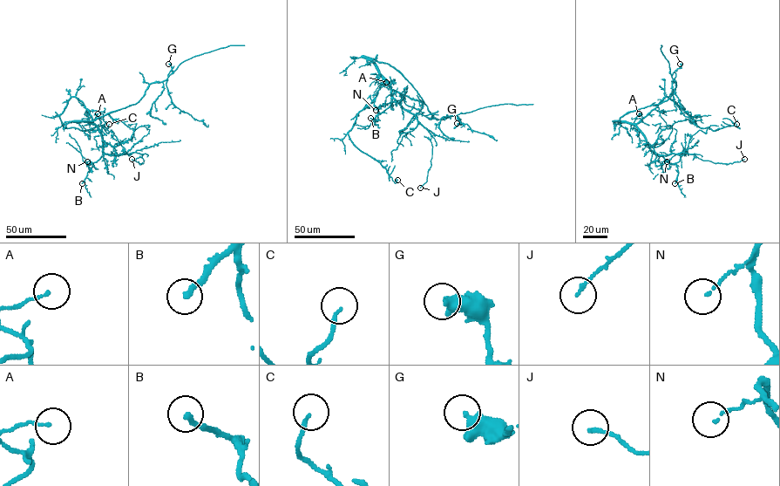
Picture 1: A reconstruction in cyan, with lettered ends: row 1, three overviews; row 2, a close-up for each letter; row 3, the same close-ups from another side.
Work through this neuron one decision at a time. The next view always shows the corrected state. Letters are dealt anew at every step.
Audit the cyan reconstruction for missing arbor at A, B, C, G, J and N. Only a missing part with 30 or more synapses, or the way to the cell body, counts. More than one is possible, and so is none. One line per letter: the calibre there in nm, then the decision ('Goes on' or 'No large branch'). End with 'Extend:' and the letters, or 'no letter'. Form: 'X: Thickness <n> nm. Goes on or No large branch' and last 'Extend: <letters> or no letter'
A: Thickness 100 nm. No large branch
B: Thickness 240 nm. No large branch
C: Thickness 140 nm. No large branch
G: Thickness 420 nm. No large branch
J: Thickness 140 nm. No large branch
N: Thickness 90 nm. No large branch
Extend: no letter

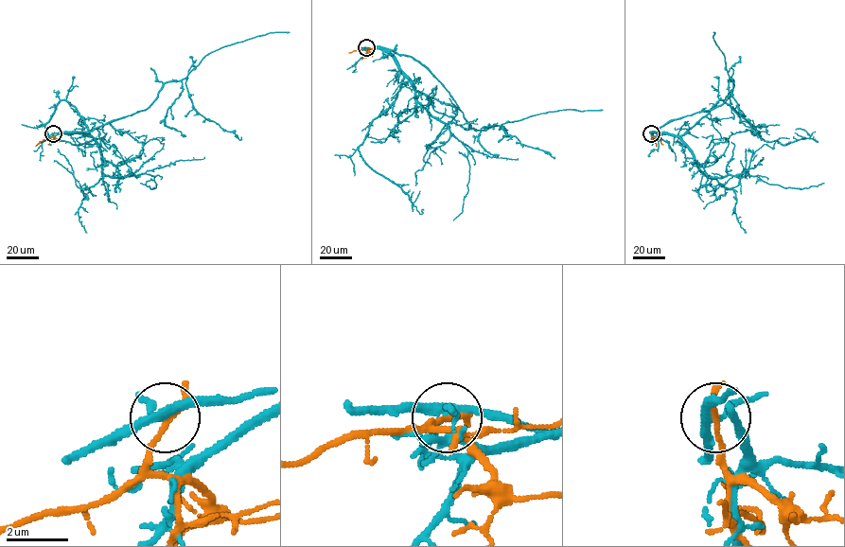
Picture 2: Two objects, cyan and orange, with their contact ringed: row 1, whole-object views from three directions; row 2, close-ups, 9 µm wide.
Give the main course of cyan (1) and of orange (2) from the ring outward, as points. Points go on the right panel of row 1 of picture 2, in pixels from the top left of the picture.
1: (651, 133), (676, 119), (713, 109), (730, 95), (733, 82), (726, 68), (724, 55), (713, 40), (713, 32)
2: (651, 133), (663, 144)

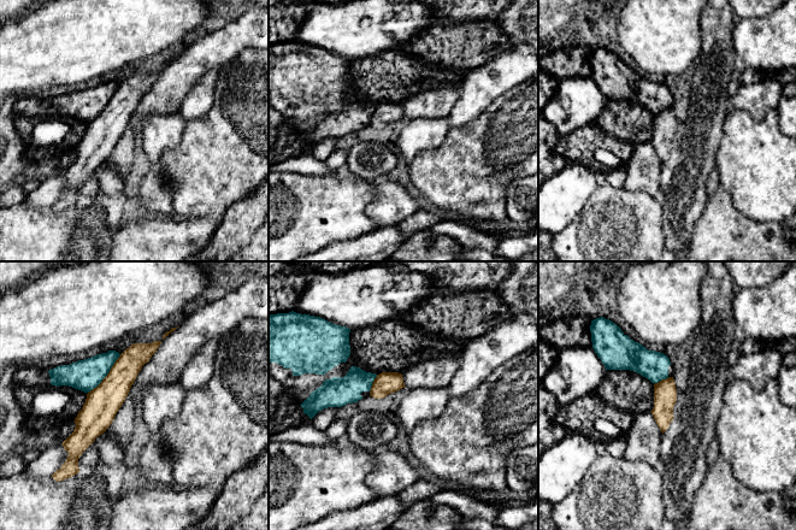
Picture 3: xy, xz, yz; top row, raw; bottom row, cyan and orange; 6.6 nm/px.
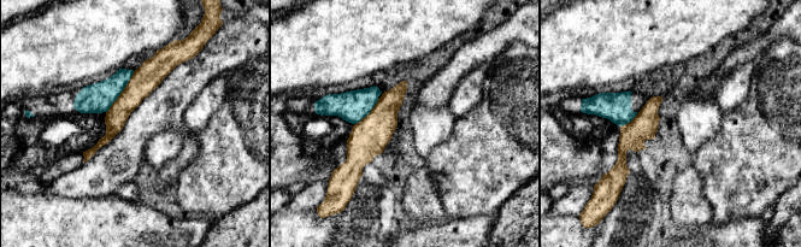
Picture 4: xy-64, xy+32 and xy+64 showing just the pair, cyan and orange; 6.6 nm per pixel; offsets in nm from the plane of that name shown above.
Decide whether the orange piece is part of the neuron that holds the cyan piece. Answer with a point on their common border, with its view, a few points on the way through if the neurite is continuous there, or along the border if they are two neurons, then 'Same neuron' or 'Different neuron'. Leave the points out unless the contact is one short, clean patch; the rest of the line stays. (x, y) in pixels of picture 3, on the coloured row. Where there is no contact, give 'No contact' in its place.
Touches cyan at xy (106, 375). Different neuron

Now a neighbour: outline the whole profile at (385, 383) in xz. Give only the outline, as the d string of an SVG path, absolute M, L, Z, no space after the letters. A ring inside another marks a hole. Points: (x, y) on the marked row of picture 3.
M382 372L375 378L370 396L383 399L387 395L405 388L402 375L399 372Z

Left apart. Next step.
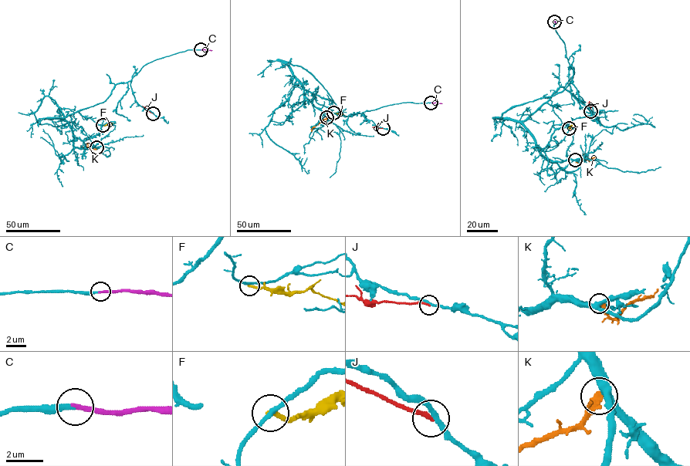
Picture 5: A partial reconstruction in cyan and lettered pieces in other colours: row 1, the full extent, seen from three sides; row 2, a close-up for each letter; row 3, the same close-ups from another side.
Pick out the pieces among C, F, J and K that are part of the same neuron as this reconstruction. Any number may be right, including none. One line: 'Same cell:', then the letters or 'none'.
Same cell: C

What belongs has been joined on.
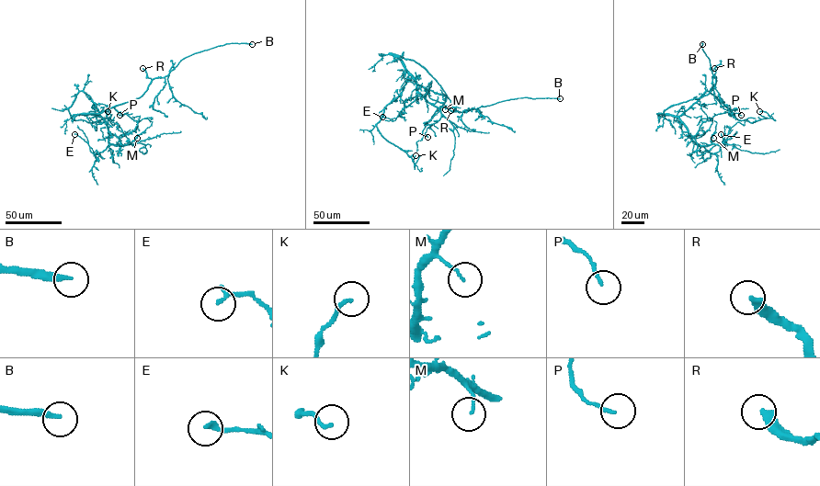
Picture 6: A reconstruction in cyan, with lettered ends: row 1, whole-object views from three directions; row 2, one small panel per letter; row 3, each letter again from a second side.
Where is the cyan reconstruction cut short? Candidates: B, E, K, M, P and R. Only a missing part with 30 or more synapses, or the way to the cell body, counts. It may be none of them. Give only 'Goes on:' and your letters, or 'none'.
Goes on: B, R

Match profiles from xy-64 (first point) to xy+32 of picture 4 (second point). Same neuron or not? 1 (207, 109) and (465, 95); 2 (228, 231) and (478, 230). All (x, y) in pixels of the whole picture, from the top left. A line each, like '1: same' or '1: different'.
1: same
2: different

